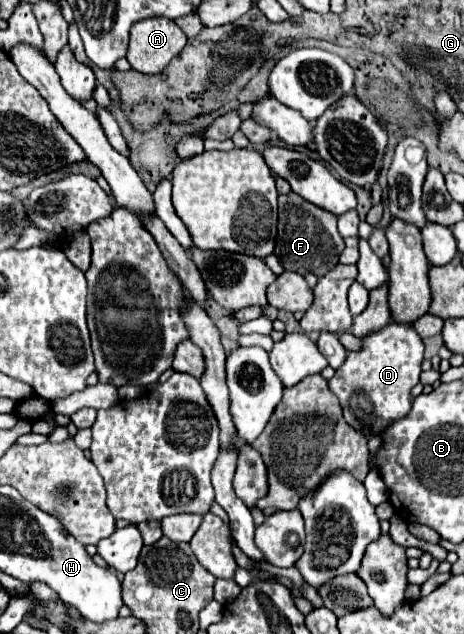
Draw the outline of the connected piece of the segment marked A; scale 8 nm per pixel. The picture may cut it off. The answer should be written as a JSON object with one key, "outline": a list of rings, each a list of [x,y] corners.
{"outline":[[[156,16],[136,22],[130,28],[128,62],[142,74],[158,74],[168,62],[180,54],[186,44],[186,34],[174,24],[174,20]]]}

